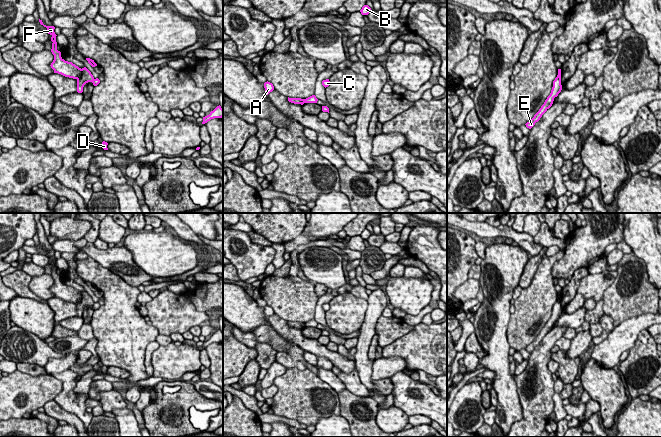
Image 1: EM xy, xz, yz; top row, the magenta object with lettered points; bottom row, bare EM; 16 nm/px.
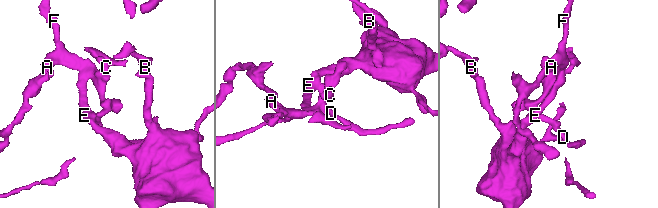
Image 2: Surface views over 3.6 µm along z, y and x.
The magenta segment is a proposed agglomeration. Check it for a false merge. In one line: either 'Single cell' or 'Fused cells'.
Fused cells

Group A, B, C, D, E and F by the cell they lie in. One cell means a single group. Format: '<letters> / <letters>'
A F / B C D E

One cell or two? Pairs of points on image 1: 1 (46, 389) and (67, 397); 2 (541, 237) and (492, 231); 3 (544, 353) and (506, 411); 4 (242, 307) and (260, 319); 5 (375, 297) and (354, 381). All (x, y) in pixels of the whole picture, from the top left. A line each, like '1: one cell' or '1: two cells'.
1: two cells
2: two cells
3: two cells
4: one cell
5: two cells

